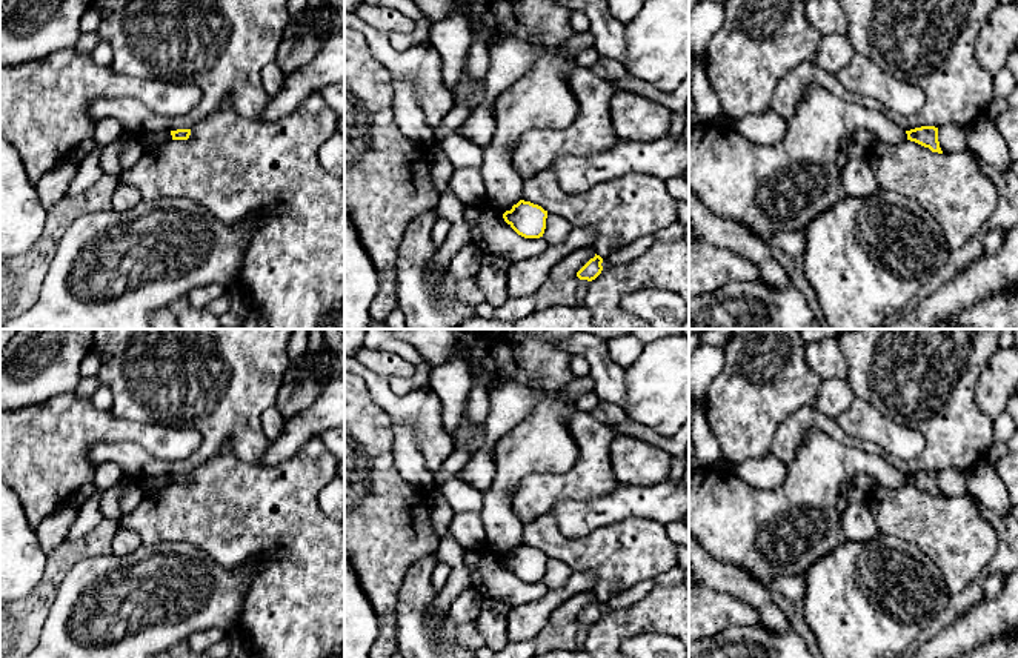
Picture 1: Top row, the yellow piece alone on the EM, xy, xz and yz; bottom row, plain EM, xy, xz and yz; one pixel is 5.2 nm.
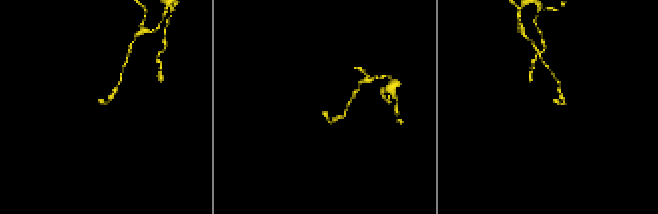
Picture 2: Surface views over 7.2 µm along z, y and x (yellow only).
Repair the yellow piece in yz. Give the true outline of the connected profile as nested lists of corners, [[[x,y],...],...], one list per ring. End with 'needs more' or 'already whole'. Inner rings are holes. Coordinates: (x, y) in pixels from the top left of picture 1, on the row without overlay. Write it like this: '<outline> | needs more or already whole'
[[[921,470],[906,475],[906,478],[907,478],[907,484],[915,486],[924,492],[929,492],[932,497],[943,498],[938,486],[938,472]]] | already whole

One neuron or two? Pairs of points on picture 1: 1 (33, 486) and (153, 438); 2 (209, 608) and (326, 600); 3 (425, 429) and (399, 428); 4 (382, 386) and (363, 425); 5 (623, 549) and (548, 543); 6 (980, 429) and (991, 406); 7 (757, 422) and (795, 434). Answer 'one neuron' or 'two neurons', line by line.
1: one neuron
2: two neurons
3: two neurons
4: two neurons
5: one neuron
6: two neurons
7: two neurons

